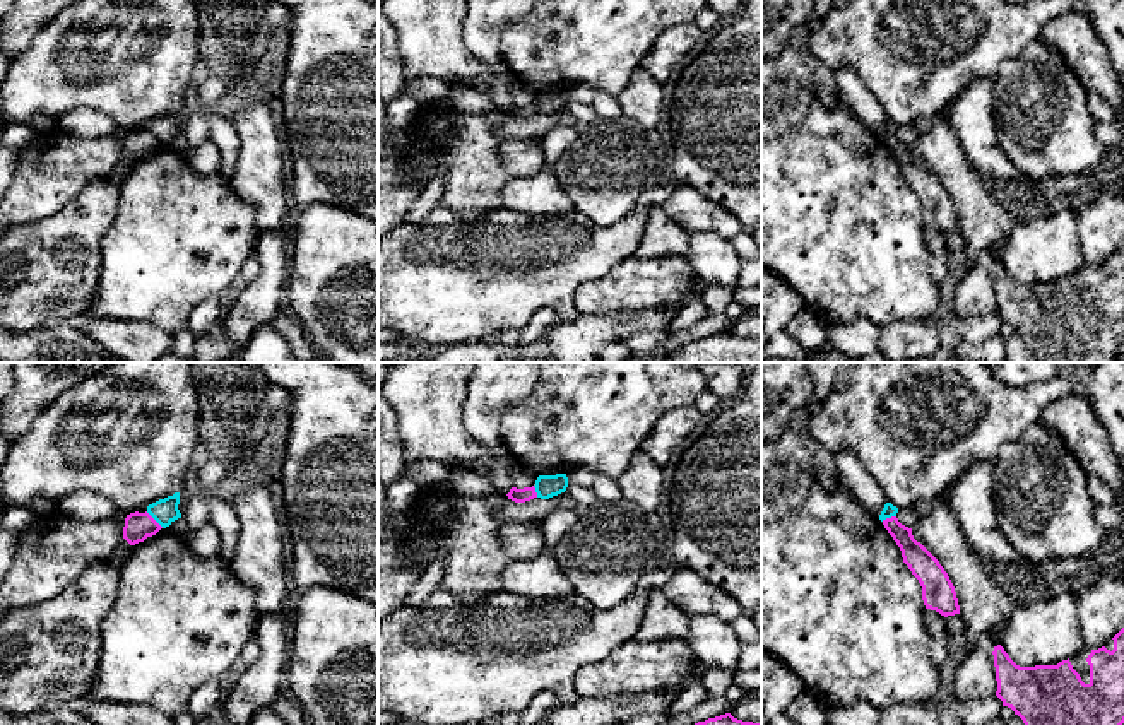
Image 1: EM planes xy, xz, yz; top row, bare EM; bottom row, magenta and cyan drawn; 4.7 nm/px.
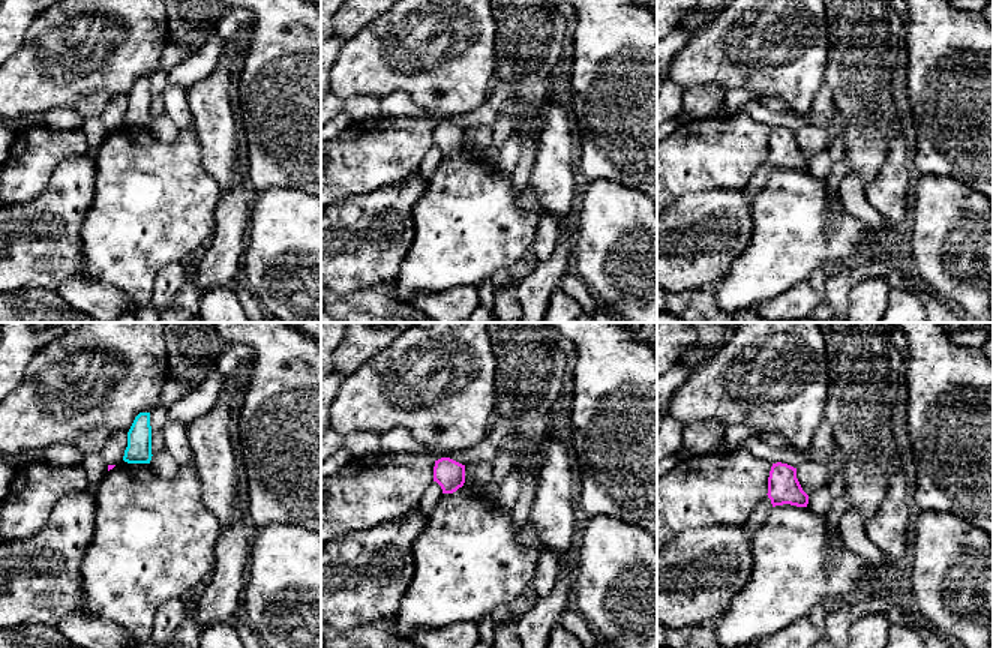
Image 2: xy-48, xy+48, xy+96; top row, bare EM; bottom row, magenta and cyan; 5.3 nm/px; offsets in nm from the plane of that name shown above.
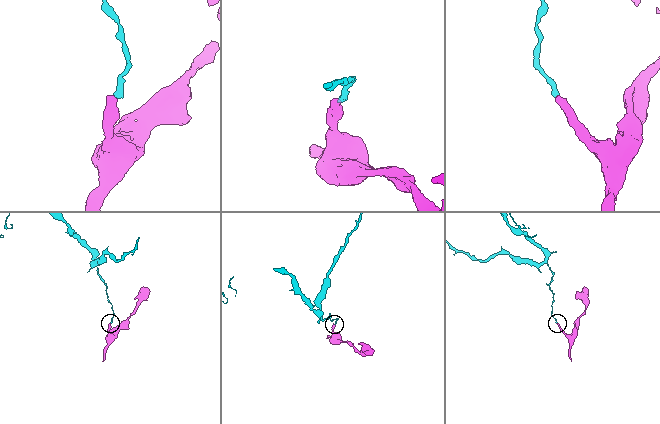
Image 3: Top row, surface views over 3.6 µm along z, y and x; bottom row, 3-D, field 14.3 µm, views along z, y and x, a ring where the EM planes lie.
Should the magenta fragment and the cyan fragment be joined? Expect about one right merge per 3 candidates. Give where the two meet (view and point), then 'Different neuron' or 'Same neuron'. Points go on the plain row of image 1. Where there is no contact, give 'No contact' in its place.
Touches magenta at xy (153, 135). Different neuron

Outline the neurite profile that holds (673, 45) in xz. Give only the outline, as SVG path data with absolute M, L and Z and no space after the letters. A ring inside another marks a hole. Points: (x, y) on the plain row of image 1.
M695 22L677 24L664 31L643 58L642 68L659 84L664 84L677 63L683 62L688 53L696 51L700 36L701 31Z

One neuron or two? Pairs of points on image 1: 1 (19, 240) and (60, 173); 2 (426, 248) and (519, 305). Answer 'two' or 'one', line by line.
1: two
2: one

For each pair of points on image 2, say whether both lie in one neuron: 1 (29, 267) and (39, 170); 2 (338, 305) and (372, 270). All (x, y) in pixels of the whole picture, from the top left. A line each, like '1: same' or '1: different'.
1: different
2: different

